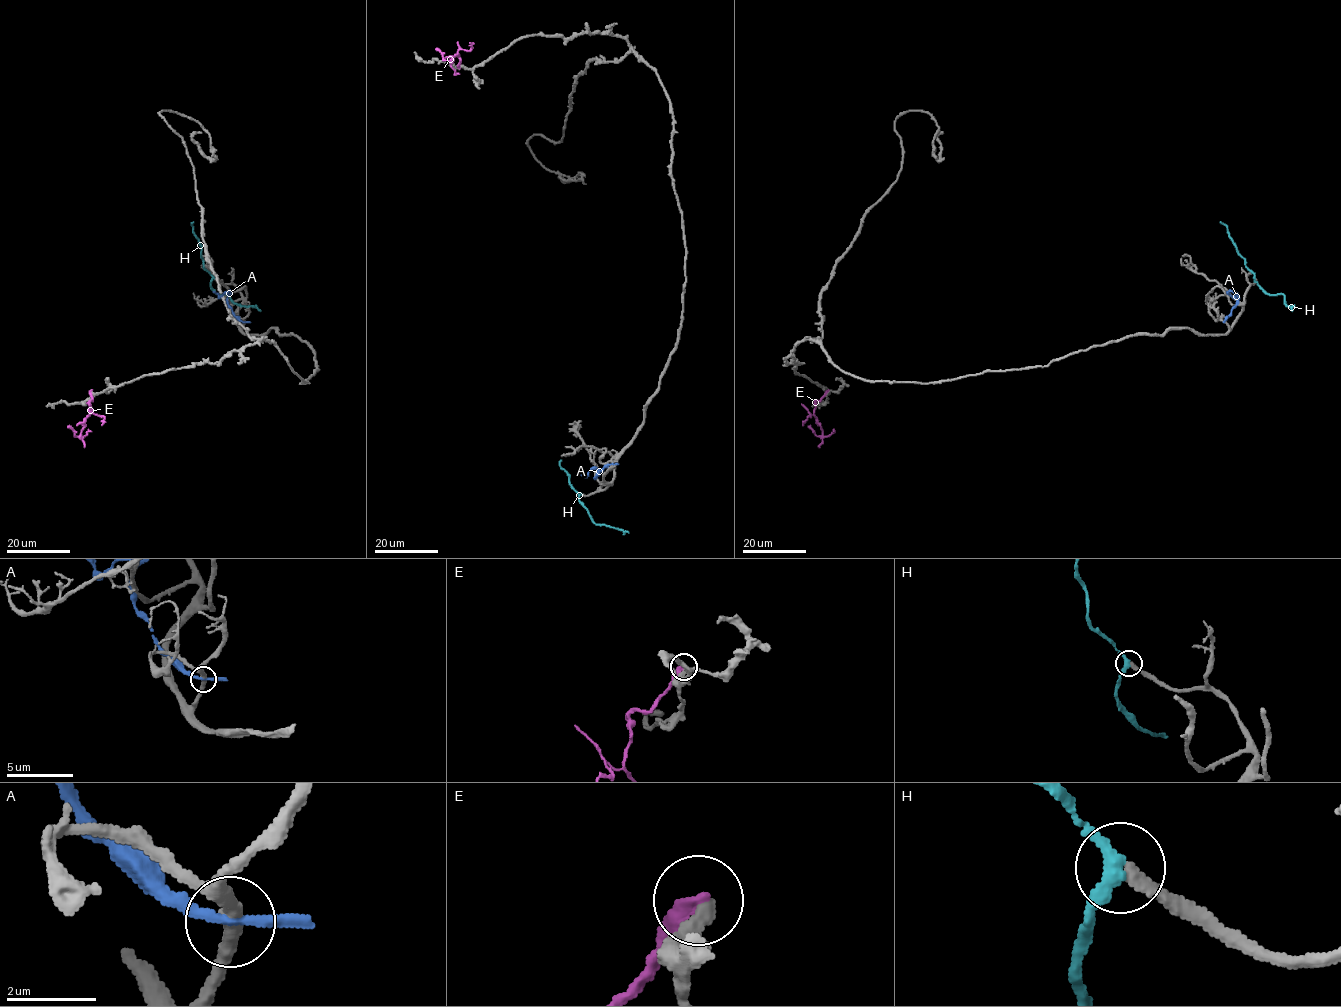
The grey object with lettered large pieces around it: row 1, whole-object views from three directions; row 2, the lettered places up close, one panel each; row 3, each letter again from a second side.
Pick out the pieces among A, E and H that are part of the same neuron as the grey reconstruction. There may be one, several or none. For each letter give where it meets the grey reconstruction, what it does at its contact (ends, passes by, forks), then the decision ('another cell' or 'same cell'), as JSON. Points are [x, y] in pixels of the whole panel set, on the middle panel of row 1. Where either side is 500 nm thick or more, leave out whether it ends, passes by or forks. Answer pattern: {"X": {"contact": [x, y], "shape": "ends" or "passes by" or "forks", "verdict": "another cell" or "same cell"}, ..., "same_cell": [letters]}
{"A": {"contact": [612, 464], "shape": "passes by", "verdict": "another cell"}, "E": {"contact": [459, 68], "shape": "ends", "verdict": "another cell"}, "H": {"contact": [581, 494], "shape": "passes by", "verdict": "same cell"}, "same_cell": ["H"]}

